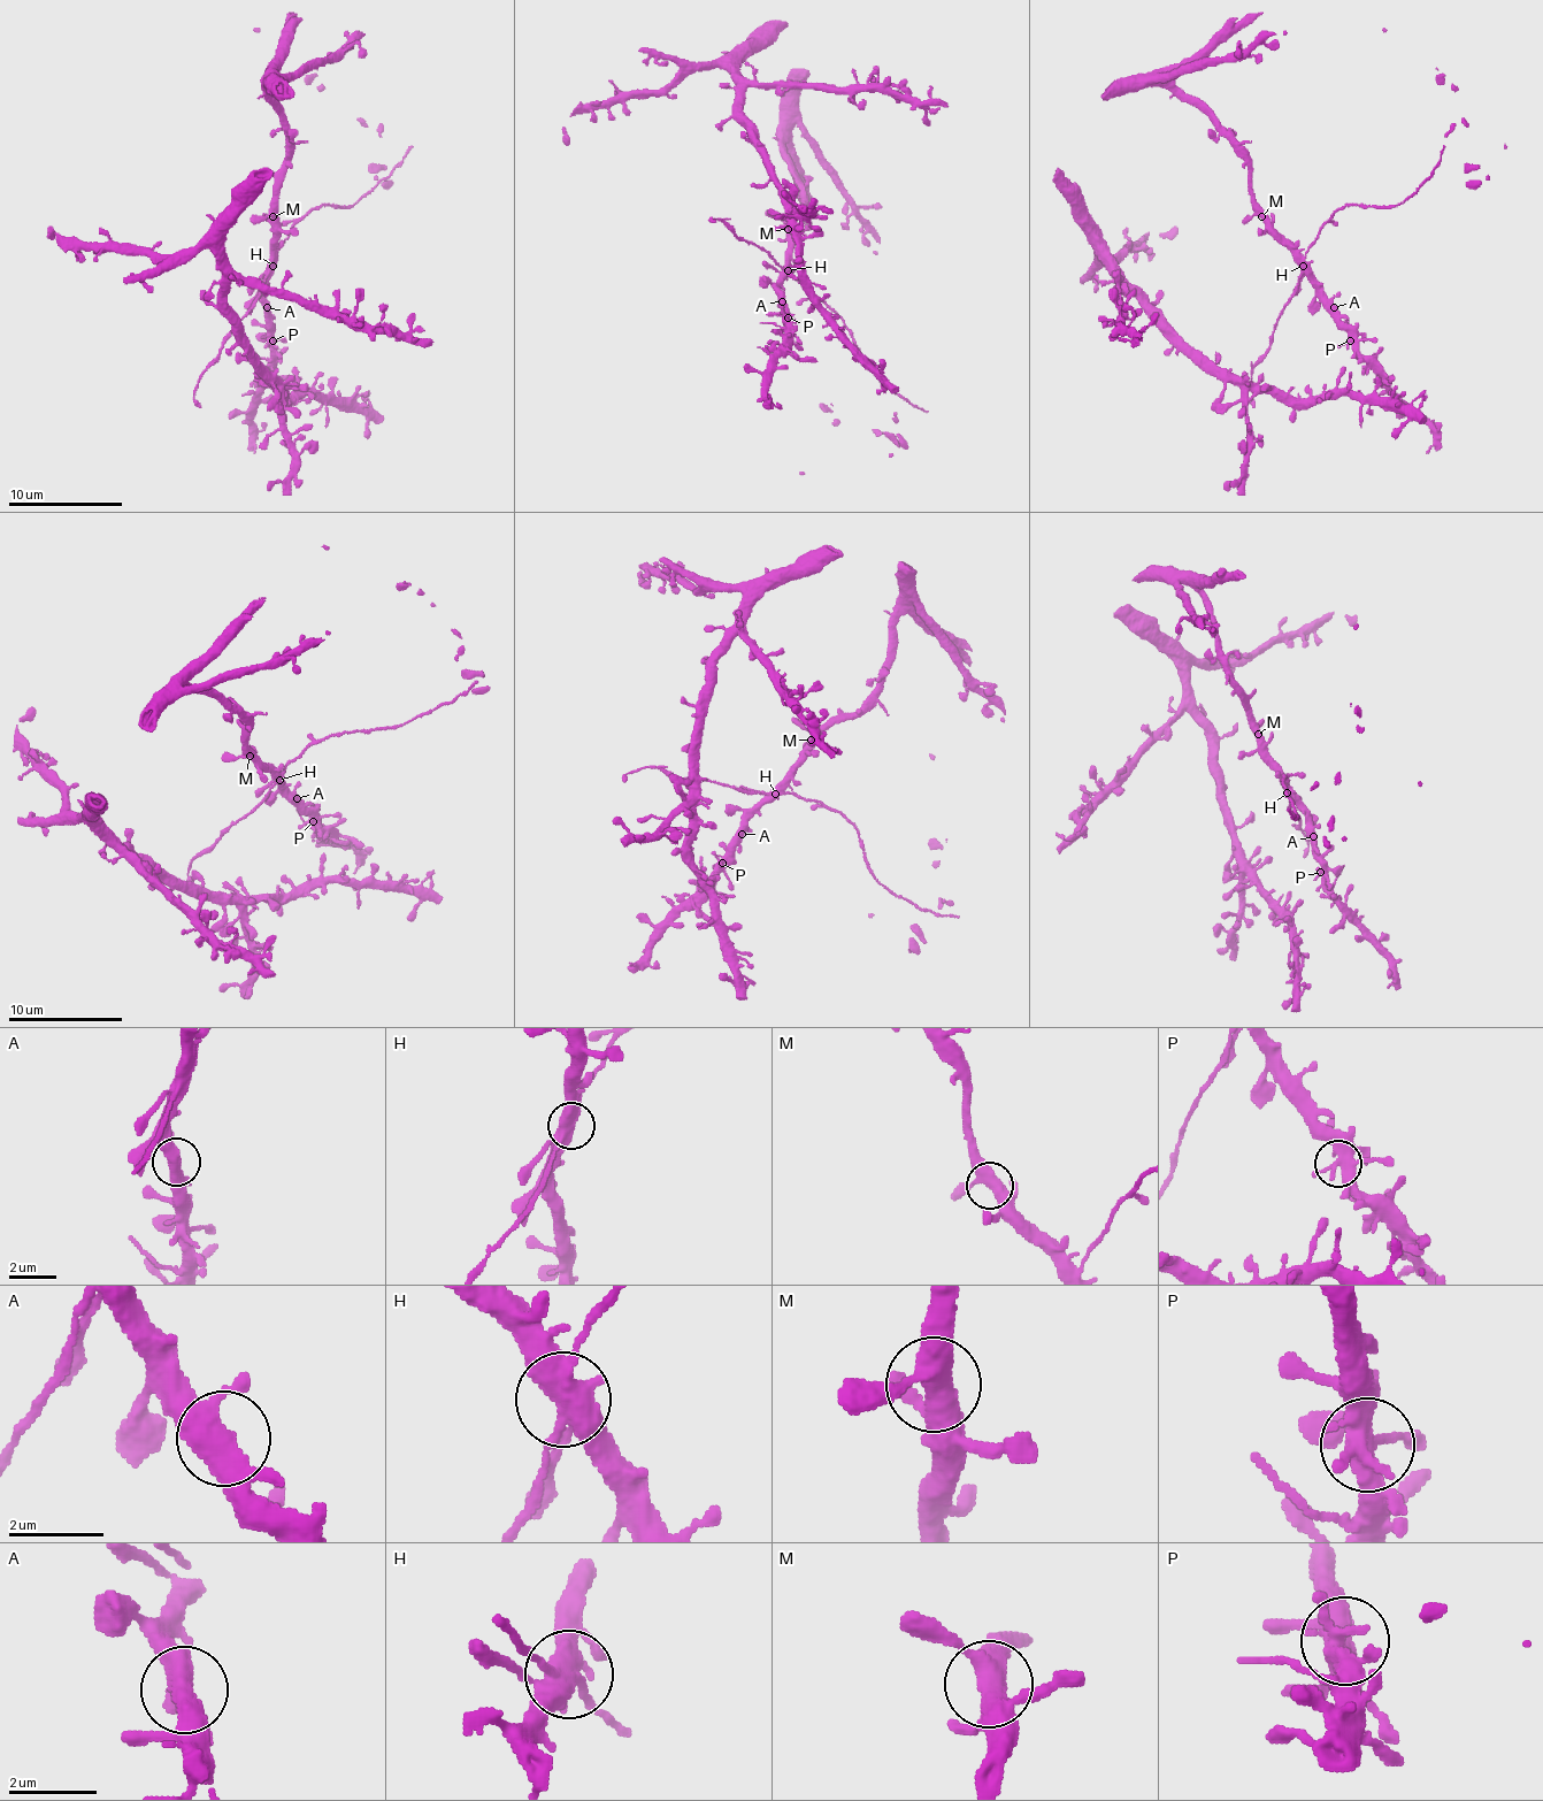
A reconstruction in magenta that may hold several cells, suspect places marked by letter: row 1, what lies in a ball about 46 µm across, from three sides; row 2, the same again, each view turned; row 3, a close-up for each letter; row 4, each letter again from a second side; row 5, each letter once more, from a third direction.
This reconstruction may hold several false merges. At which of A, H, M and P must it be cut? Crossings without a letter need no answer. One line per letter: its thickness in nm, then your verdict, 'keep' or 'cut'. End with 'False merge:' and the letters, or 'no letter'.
A: calibre 440 nm; keep
H: calibre 460 nm; cut
M: calibre 440 nm; keep
P: calibre 440 nm; keep
False merge: H

